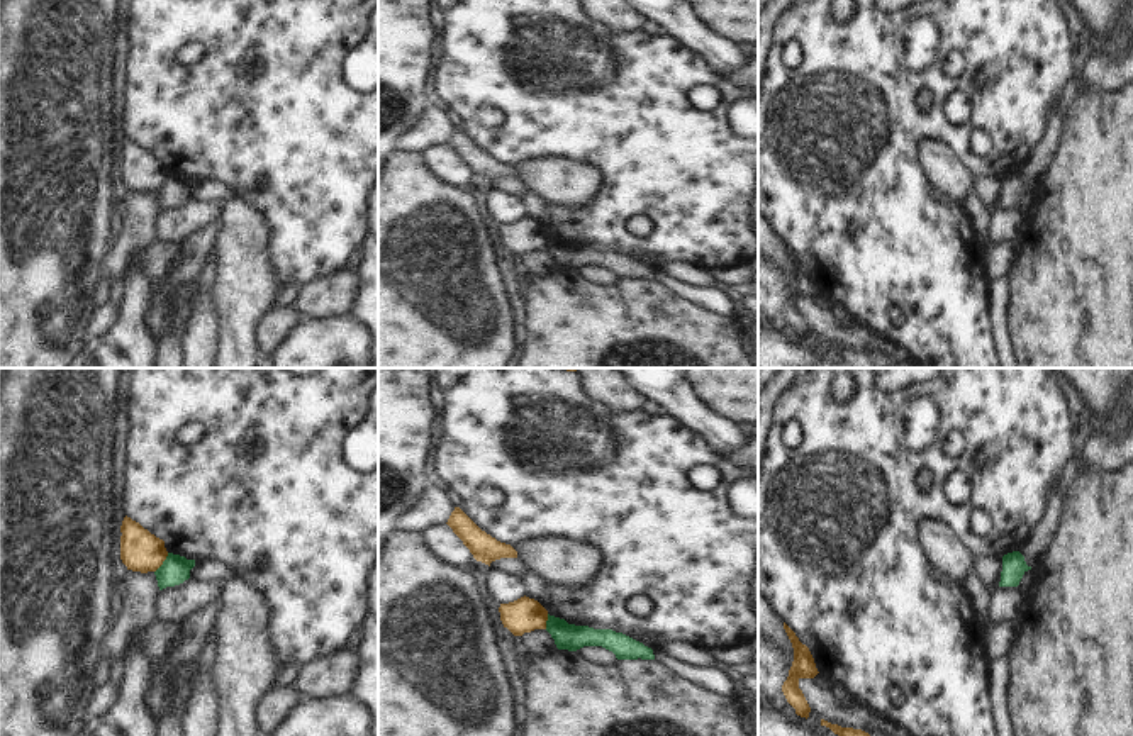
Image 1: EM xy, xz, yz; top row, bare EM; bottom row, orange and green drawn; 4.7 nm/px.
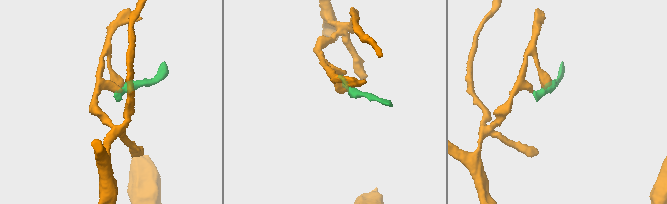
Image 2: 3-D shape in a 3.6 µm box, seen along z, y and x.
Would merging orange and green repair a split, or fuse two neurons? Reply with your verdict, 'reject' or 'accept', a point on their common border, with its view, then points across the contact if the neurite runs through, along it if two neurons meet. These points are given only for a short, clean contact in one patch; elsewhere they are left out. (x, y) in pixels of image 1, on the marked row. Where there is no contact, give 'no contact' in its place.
reject | xy (161, 563) | along xy (168, 553), (155, 572)

